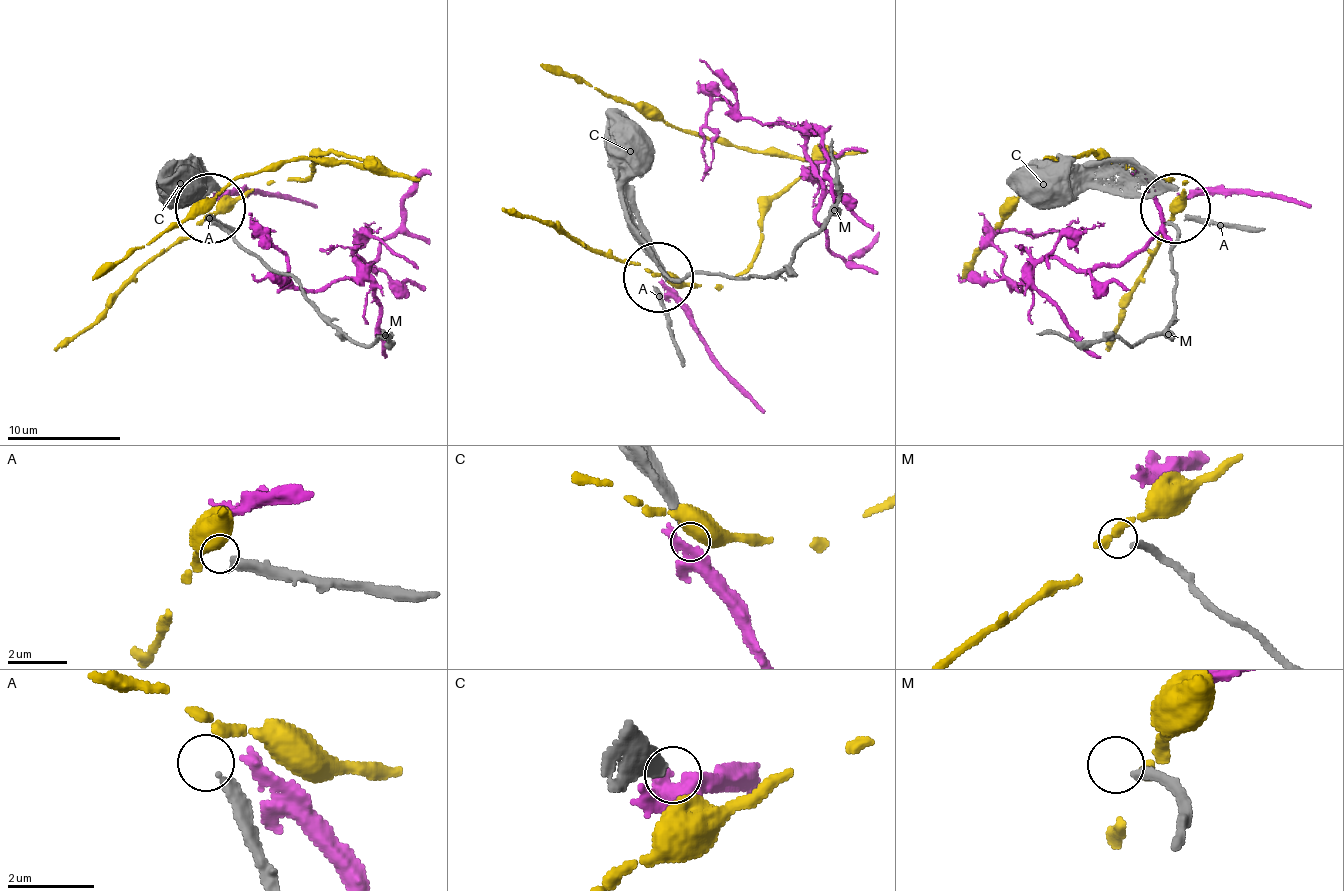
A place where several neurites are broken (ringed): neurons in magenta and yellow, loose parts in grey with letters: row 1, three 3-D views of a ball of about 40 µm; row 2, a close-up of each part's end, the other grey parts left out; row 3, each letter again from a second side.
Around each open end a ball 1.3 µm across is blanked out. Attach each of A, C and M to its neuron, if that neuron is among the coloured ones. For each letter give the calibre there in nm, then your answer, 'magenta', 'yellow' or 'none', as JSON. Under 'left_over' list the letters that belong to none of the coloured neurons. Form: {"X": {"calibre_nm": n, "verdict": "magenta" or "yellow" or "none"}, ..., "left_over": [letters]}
{"A": {"calibre_nm": 340, "verdict": "none"}, "C": {"calibre_nm": 340, "verdict": "magenta"}, "M": {"calibre_nm": 240, "verdict": "none"}, "left_over": ["A", "M"]}

